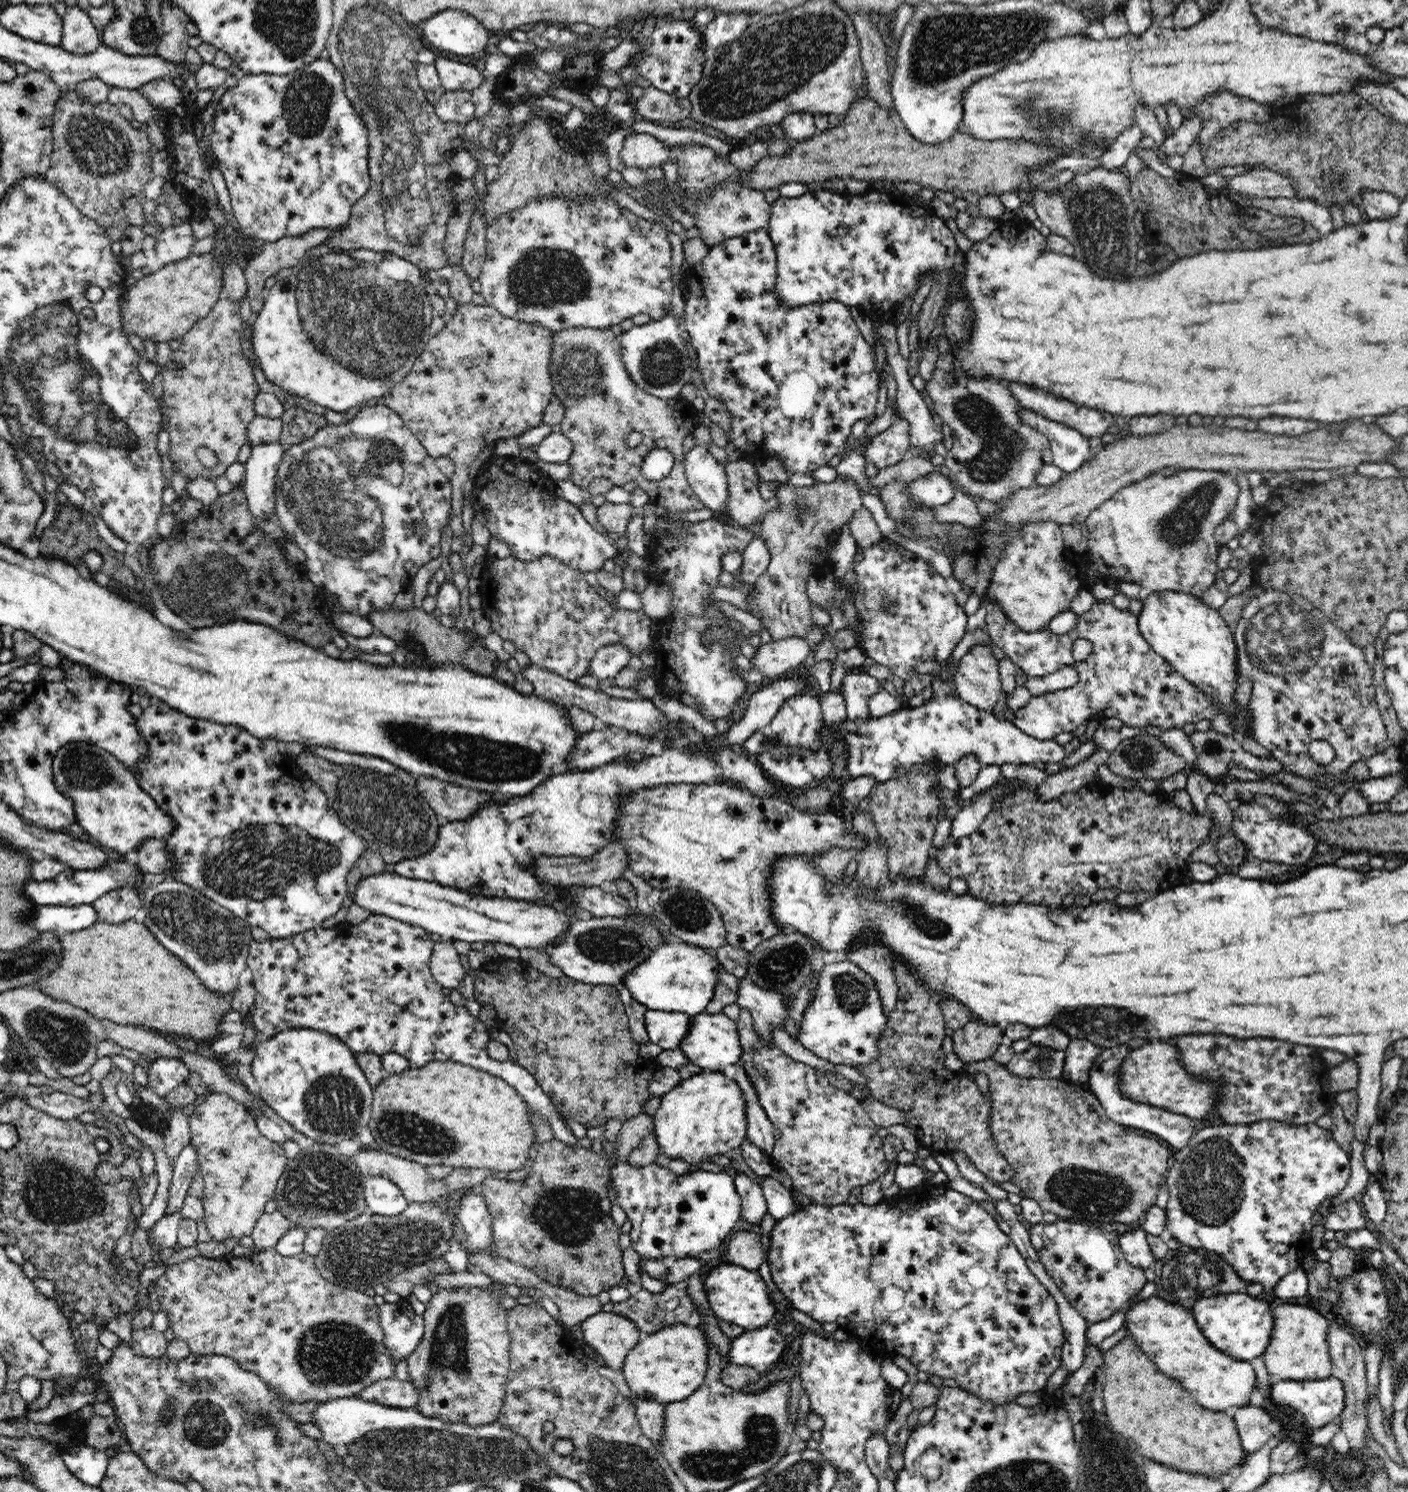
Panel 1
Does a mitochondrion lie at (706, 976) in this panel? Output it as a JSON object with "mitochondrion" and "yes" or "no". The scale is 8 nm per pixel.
{"mitochondrion":"no"}

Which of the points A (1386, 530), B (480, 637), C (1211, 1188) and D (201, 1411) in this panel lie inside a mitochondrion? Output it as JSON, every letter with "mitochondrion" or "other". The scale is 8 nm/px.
{"A":"other","B":"other","C":"mitochondrion","D":"mitochondrion"}

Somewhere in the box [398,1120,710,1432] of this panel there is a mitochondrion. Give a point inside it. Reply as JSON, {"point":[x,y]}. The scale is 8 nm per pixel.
{"point":[567,1215]}

